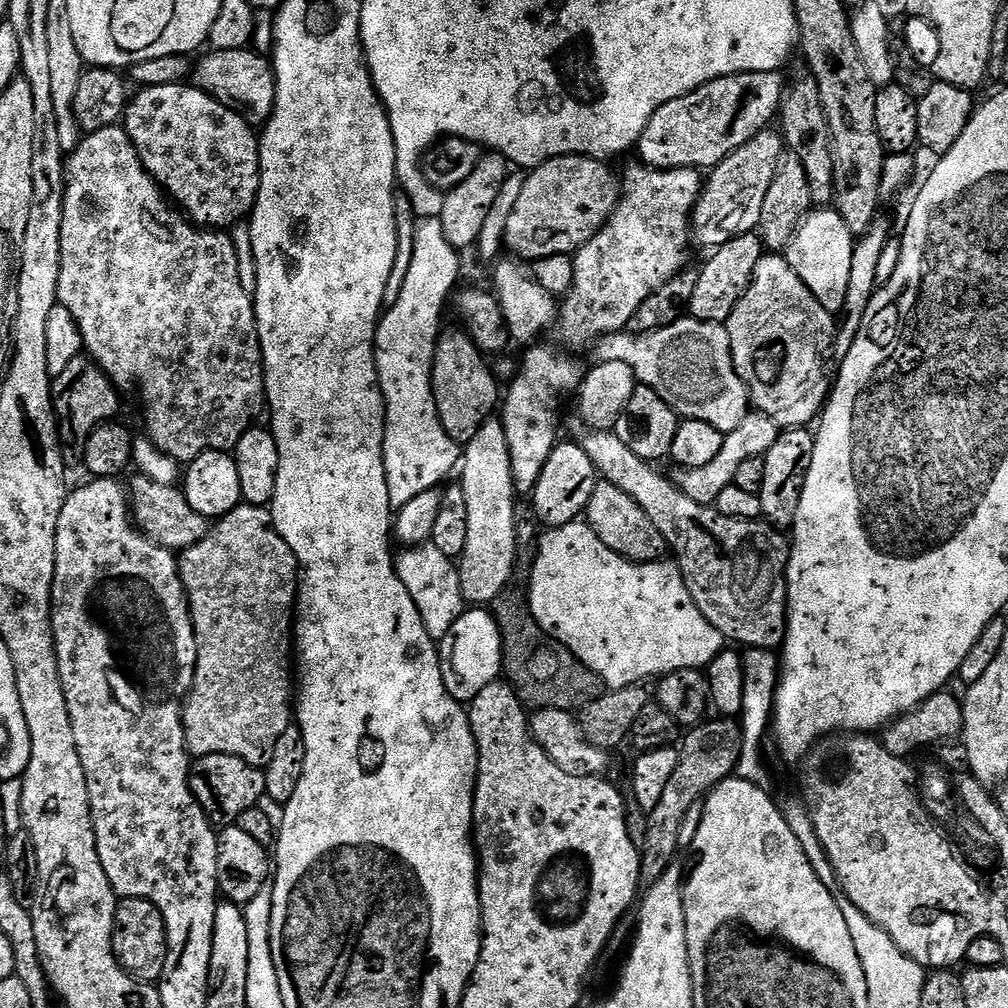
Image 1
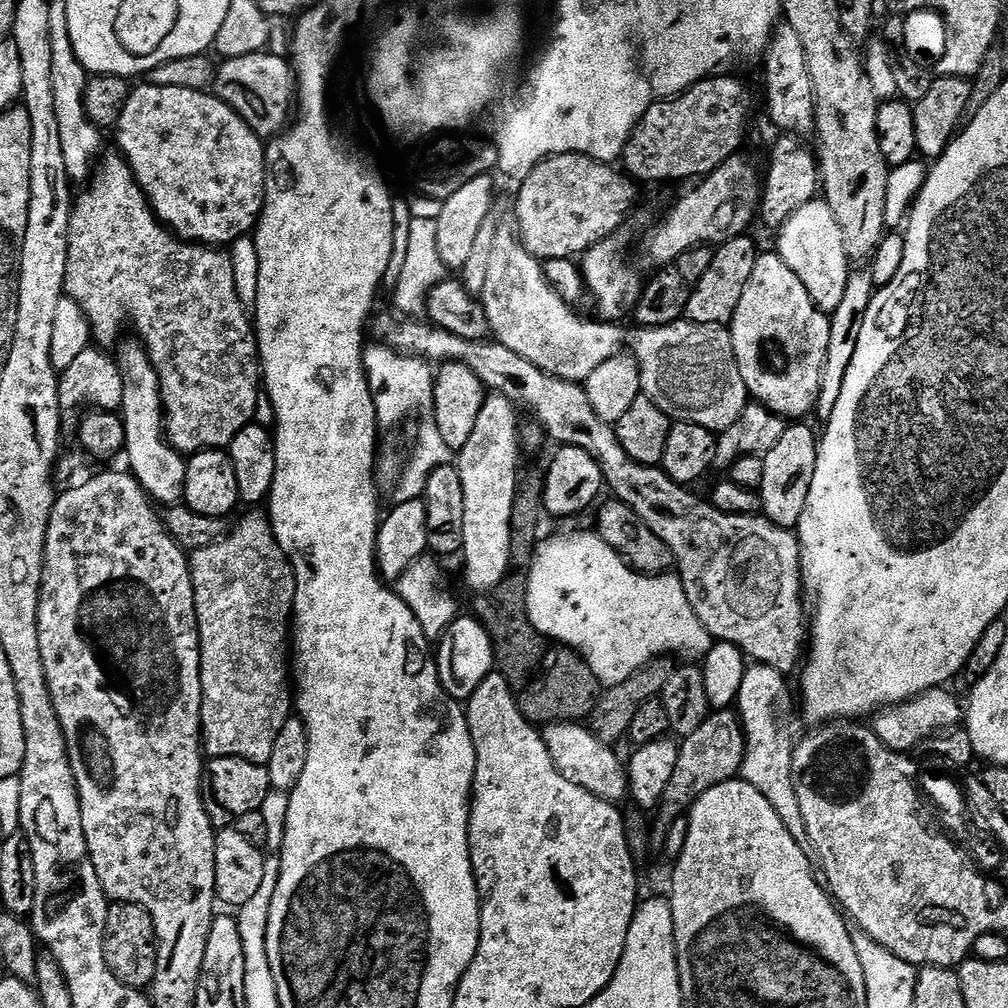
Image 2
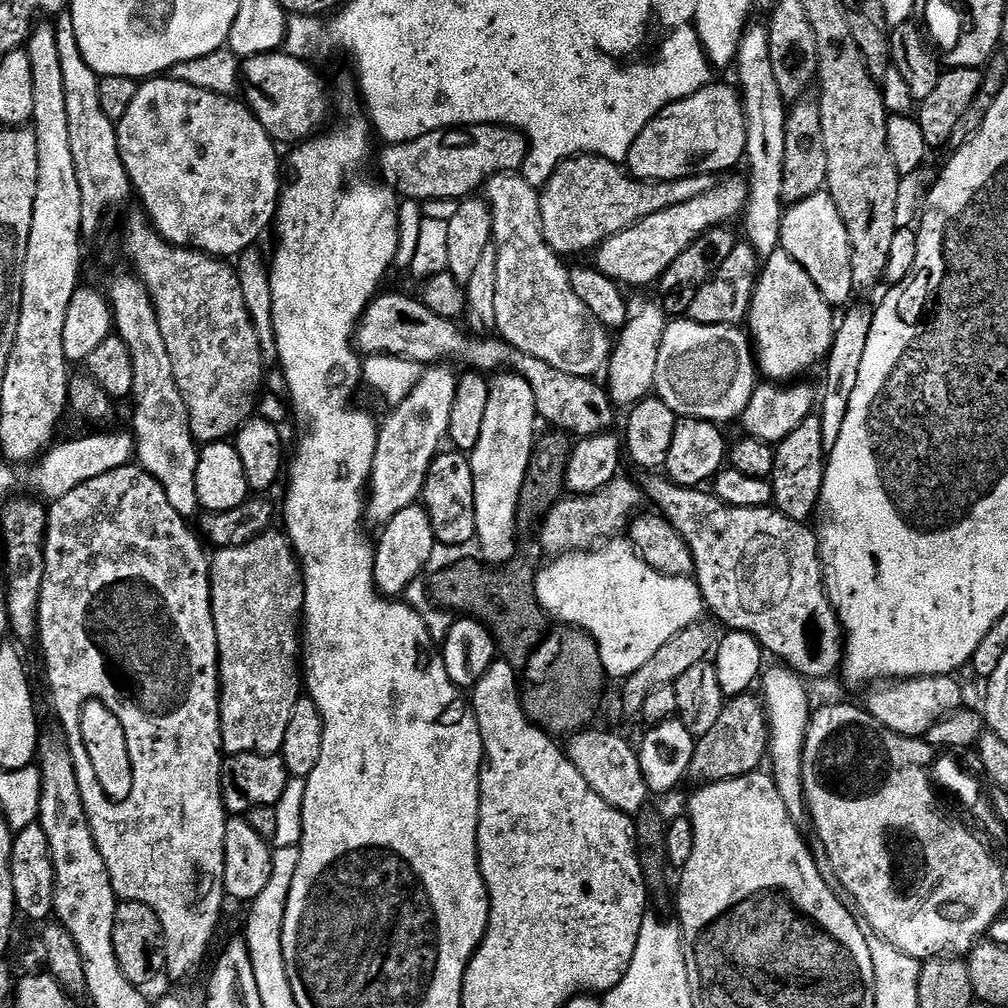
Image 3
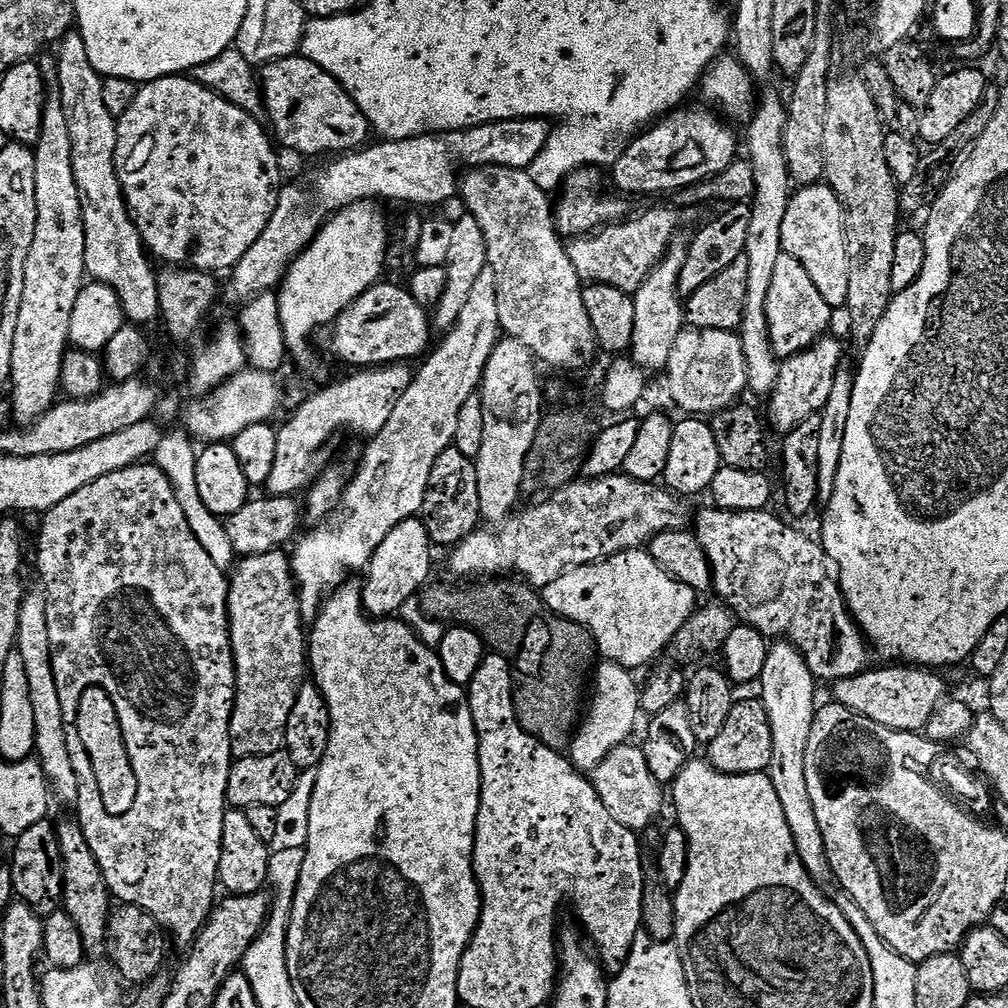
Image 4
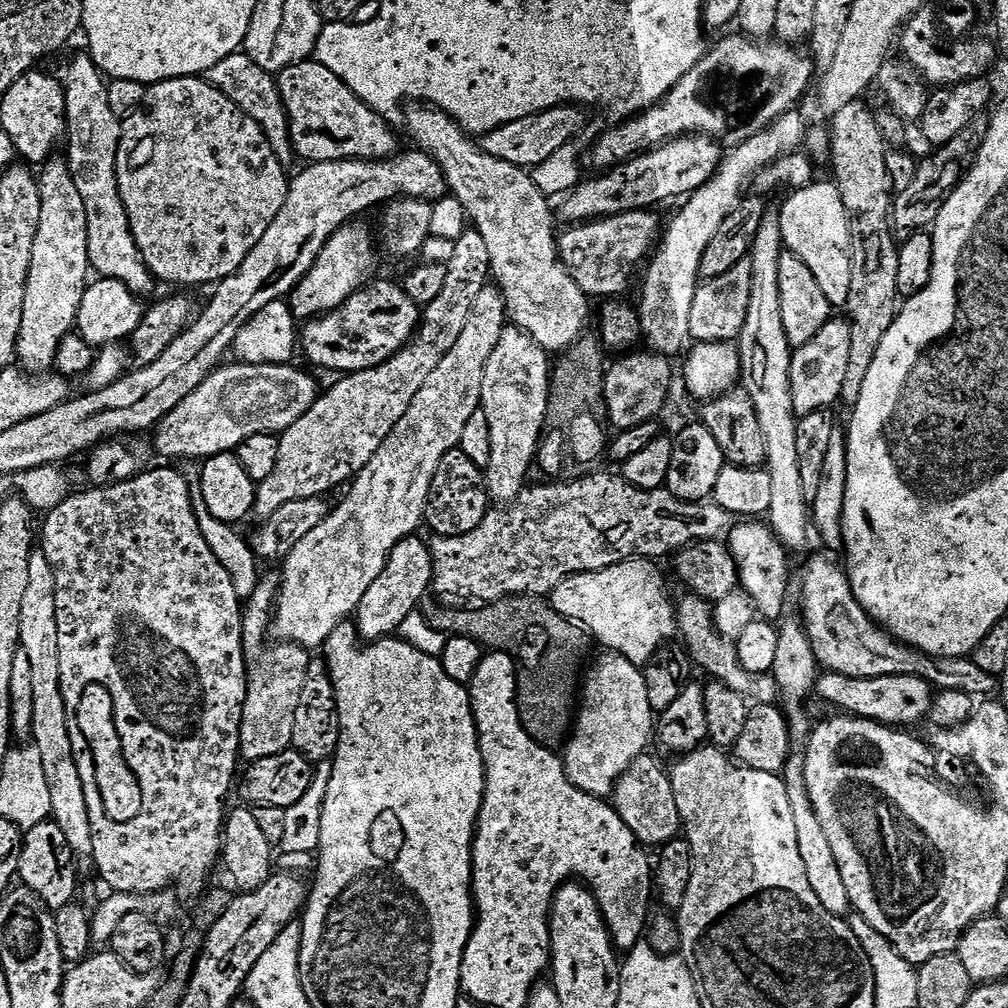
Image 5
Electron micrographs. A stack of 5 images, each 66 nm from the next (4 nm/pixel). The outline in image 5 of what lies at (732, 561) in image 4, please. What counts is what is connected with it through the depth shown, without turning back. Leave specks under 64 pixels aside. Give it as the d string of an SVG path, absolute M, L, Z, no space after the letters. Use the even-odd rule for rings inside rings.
M764 522L737 523L726 537L726 545L732 553L736 569L740 571L739 587L756 603L757 613L764 618L779 617L784 599L788 596L789 549L781 544L776 533ZM824 556L814 557L804 572L802 623L808 629L817 665L829 672L846 674L846 678L917 676L933 689L961 691L973 698L991 697L999 689L999 679L986 674L986 670L982 670L971 656L931 656L891 636L870 618L858 598L854 598L847 571Z

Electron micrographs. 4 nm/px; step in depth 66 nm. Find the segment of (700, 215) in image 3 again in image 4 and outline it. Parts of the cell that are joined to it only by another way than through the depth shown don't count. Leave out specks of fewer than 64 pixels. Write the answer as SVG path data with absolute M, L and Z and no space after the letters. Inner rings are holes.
M652 208L649 212L642 213L641 216L634 216L619 224L610 224L595 234L577 236L567 245L568 257L574 270L580 275L581 281L588 284L614 286L629 294L635 294L642 286L642 282L646 282L648 275L658 267L673 247L672 239L675 238L676 231L680 228L680 216L672 208Z

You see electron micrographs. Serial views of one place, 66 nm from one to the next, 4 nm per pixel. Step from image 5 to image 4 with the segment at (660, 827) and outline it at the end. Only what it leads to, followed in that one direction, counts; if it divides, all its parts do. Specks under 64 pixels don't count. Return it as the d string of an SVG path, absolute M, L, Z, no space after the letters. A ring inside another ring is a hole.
M629 742L615 748L604 761L591 773L590 779L596 786L596 793L602 798L604 805L611 810L614 818L622 822L631 832L640 834L657 823L660 811L666 804L666 788L658 778L650 772L643 747Z

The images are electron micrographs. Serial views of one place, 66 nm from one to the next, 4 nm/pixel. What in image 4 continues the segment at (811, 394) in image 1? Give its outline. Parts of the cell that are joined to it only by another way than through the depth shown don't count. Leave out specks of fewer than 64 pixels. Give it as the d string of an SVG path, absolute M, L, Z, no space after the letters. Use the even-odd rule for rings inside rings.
M789 252L782 253L774 269L774 279L770 282L770 294L766 298L766 318L770 330L770 342L777 357L787 358L805 352L829 331L828 323L834 316L834 310L818 294L818 286L806 274L806 266L798 262Z

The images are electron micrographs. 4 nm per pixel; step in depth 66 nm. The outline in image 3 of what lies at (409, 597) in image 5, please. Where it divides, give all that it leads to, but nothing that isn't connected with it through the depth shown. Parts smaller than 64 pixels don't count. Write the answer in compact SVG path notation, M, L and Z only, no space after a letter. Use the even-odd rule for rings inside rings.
M419 503L406 510L398 510L394 518L383 525L380 541L375 541L376 586L385 597L400 598L415 580L421 579L424 567L432 560L432 551L438 548L436 535L430 526L428 512Z

